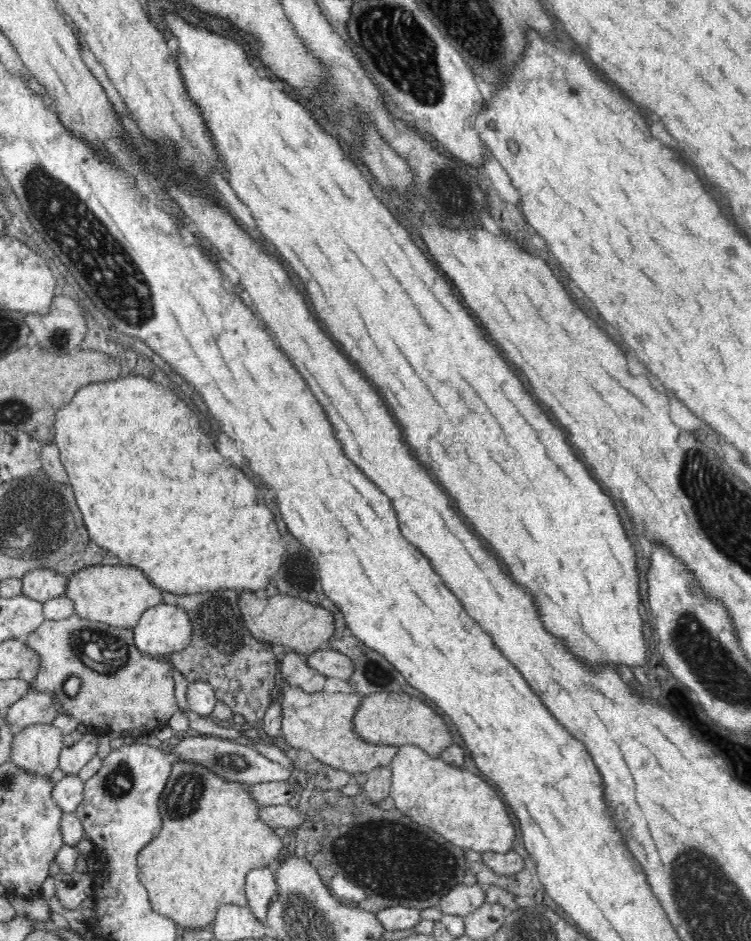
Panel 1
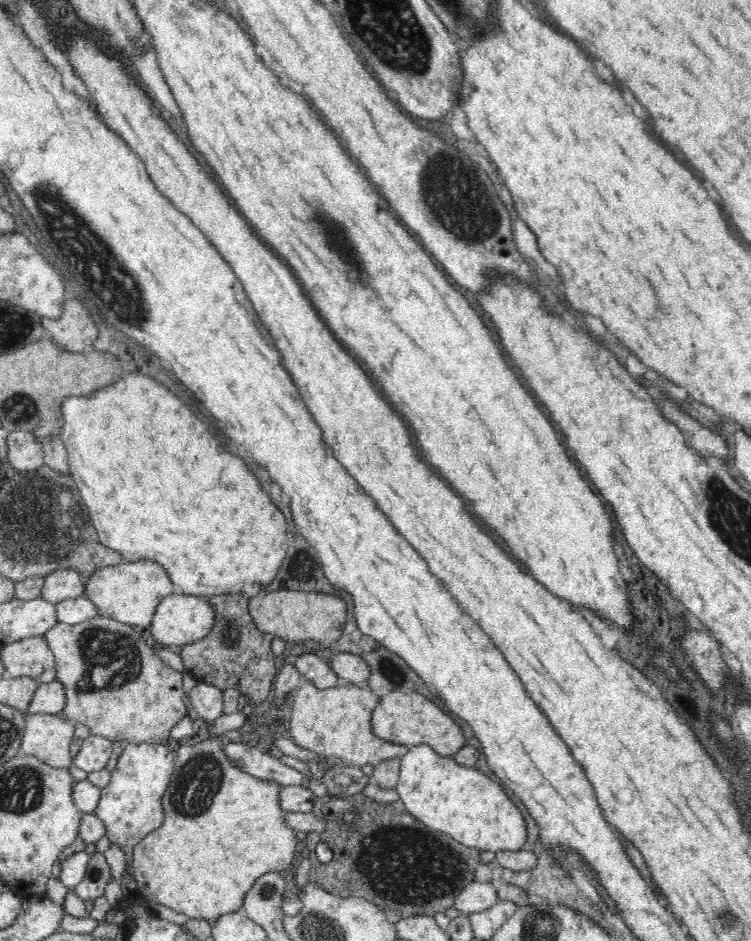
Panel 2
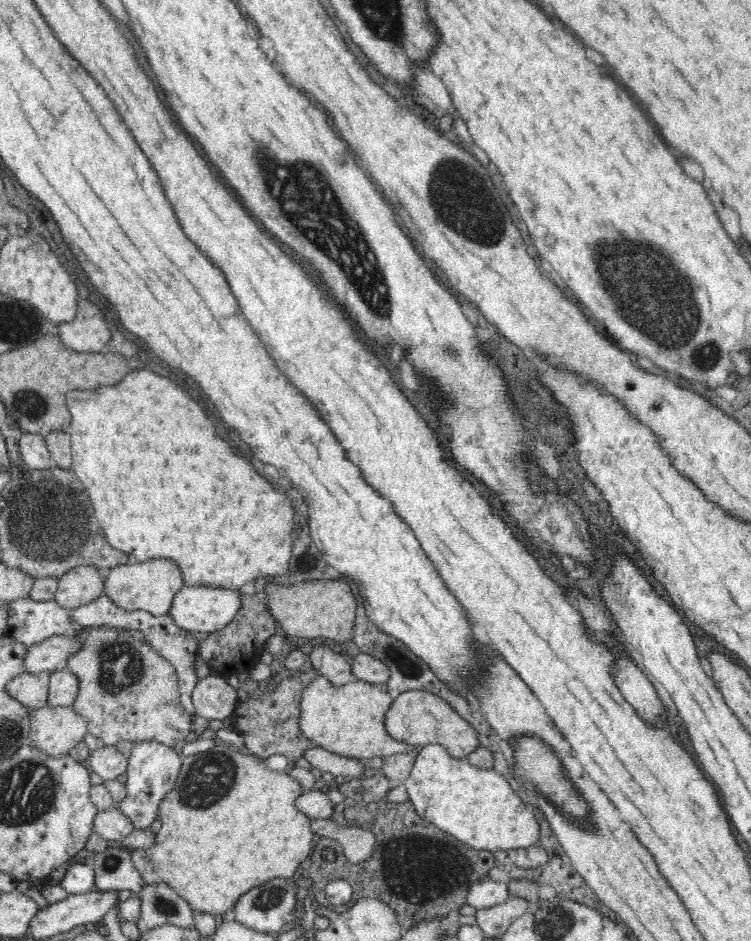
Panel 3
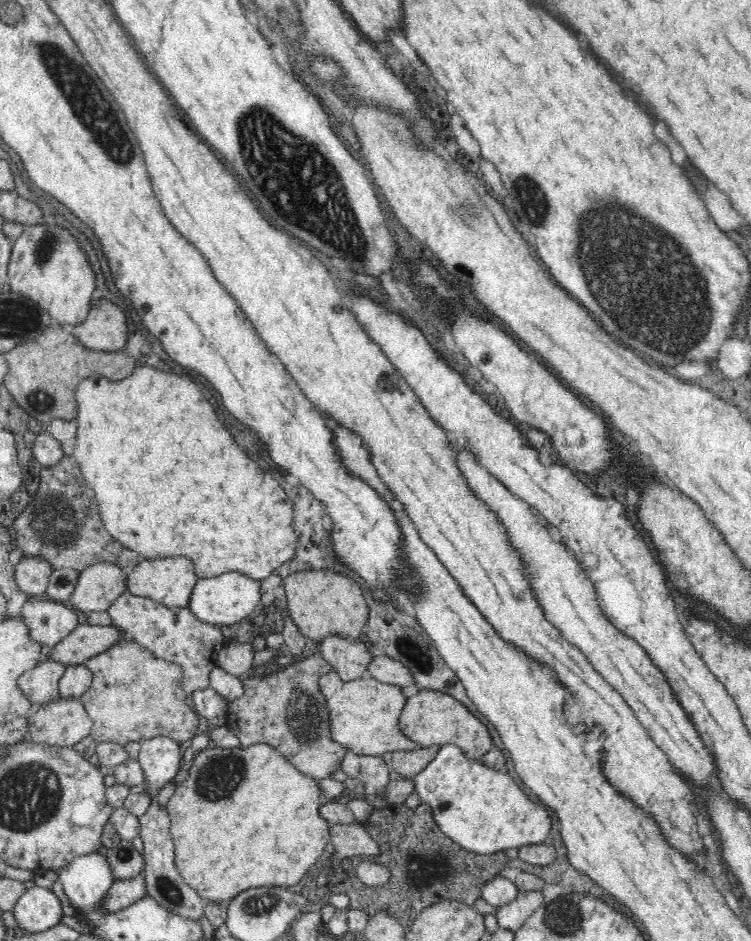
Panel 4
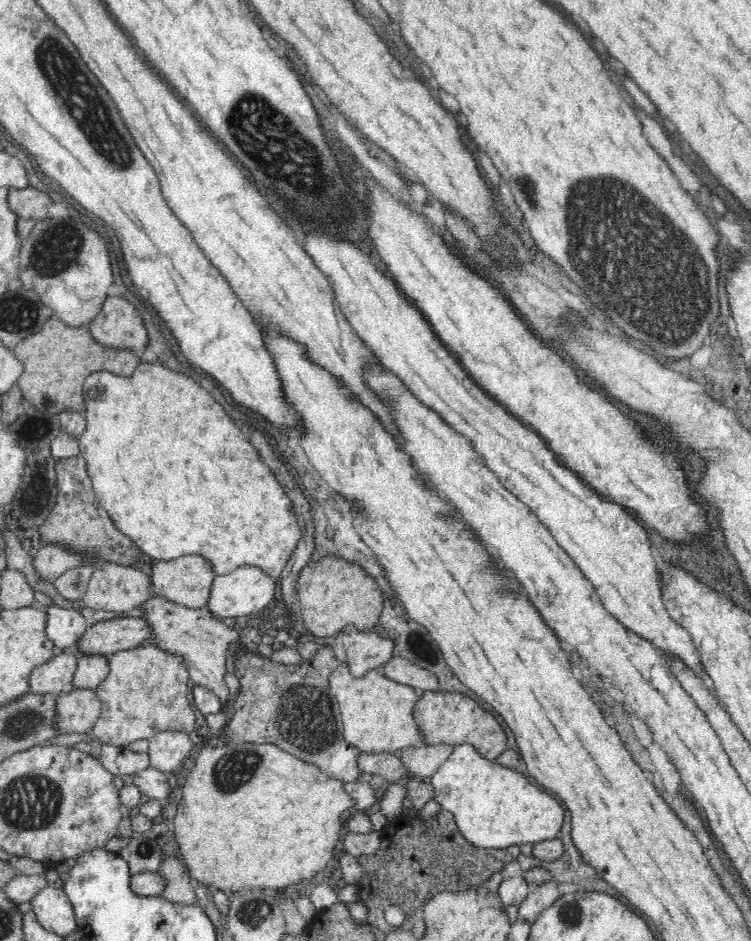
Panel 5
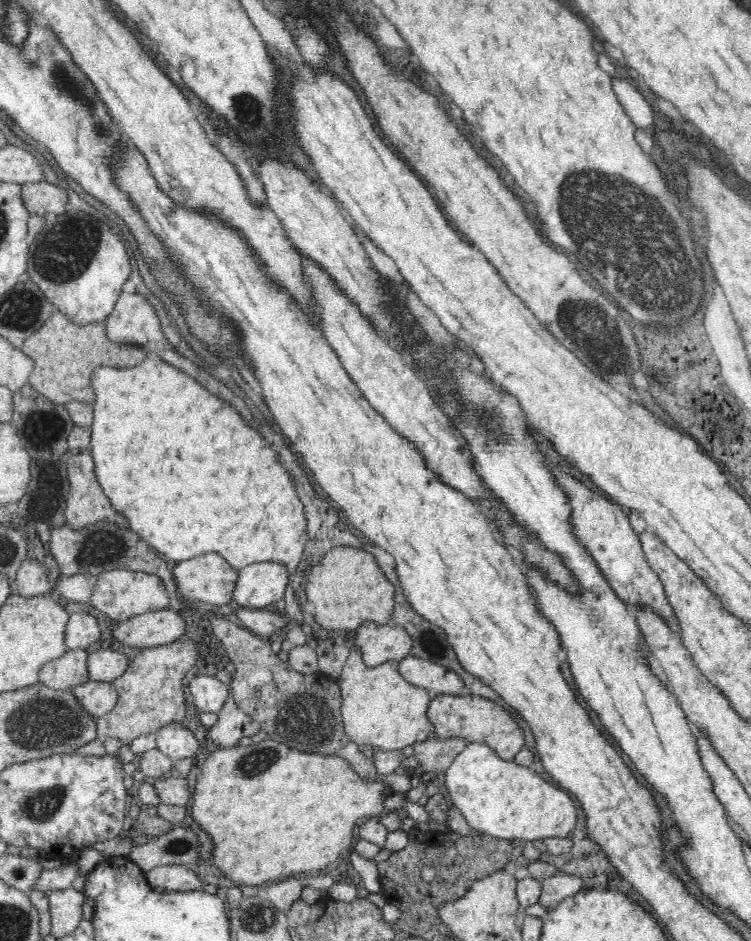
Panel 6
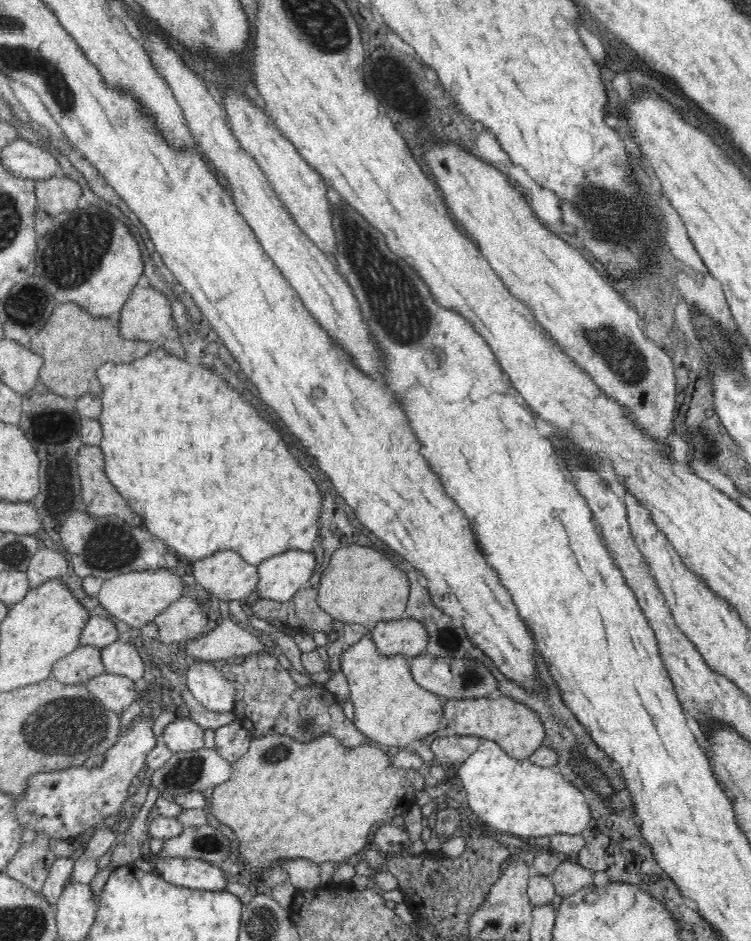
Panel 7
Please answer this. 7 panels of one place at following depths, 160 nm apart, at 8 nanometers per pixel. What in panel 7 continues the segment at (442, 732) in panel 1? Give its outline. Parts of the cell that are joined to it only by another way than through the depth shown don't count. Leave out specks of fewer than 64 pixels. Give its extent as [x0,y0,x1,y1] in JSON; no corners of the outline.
[441,695,547,759]

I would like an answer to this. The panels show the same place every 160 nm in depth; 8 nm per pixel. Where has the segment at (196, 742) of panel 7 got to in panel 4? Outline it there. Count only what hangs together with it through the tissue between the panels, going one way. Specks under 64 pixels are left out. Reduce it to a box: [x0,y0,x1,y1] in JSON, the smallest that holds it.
[137,737,182,798]

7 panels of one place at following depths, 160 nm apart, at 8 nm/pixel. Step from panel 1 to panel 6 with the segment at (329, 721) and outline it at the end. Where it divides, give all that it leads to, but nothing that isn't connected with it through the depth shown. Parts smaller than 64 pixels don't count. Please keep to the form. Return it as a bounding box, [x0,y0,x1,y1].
[339,647,433,750]

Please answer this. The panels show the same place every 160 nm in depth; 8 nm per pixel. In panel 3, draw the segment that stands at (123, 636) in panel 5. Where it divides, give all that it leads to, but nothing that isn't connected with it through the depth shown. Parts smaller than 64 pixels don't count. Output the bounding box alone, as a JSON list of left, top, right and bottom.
[22,631,79,673]

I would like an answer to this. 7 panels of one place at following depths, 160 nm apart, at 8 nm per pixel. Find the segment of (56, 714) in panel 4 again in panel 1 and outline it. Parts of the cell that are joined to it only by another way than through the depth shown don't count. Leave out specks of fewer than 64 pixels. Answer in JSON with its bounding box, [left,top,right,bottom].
[10,723,63,777]

